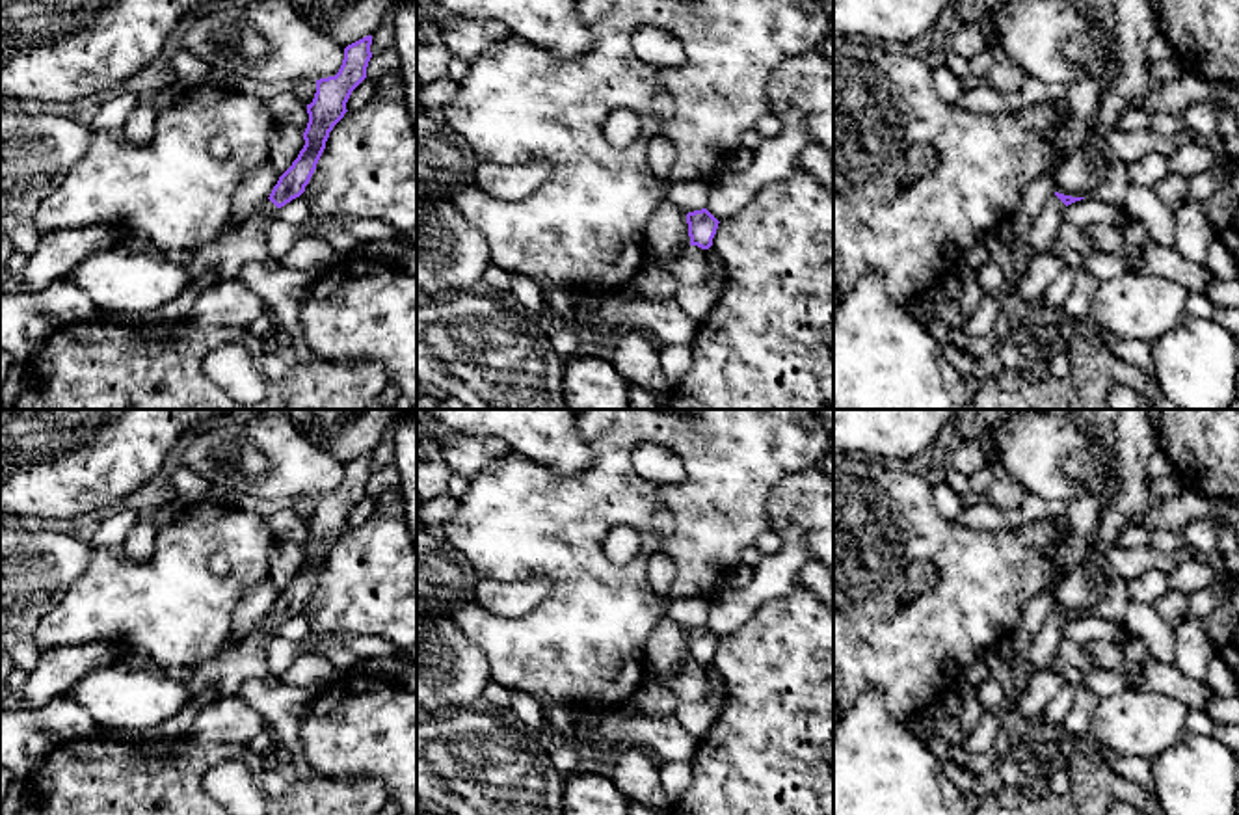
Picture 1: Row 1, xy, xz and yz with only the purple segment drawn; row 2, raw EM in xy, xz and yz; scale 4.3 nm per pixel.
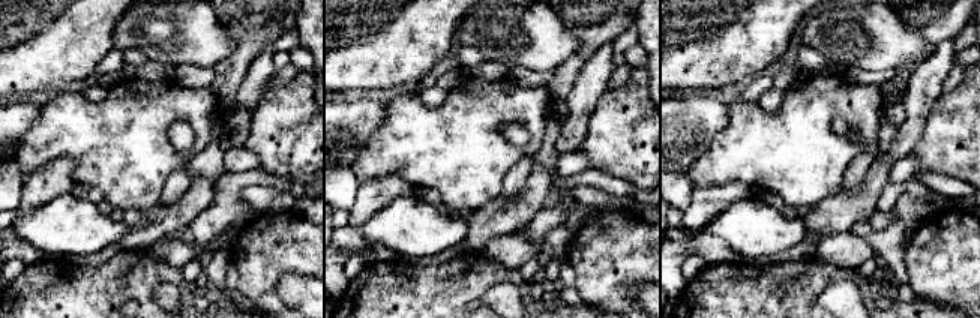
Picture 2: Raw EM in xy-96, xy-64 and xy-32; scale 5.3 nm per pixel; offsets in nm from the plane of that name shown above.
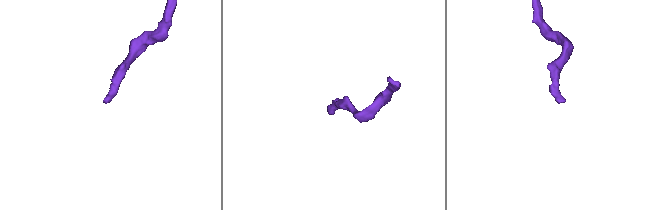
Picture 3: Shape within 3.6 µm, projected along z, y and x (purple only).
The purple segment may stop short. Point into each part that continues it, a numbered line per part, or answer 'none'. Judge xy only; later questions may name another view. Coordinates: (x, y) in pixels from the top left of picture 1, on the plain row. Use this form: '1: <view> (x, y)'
1: xy (227, 670)

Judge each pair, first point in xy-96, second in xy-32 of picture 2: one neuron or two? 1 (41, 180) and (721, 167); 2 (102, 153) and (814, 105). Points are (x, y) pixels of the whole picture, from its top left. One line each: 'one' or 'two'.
1: two
2: one

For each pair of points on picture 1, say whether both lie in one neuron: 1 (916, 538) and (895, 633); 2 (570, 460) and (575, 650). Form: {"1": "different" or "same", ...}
{"1": "same", "2": "different"}

